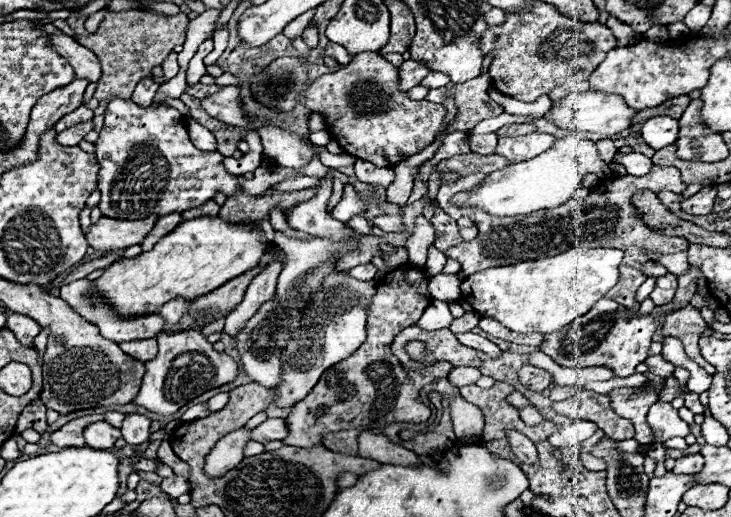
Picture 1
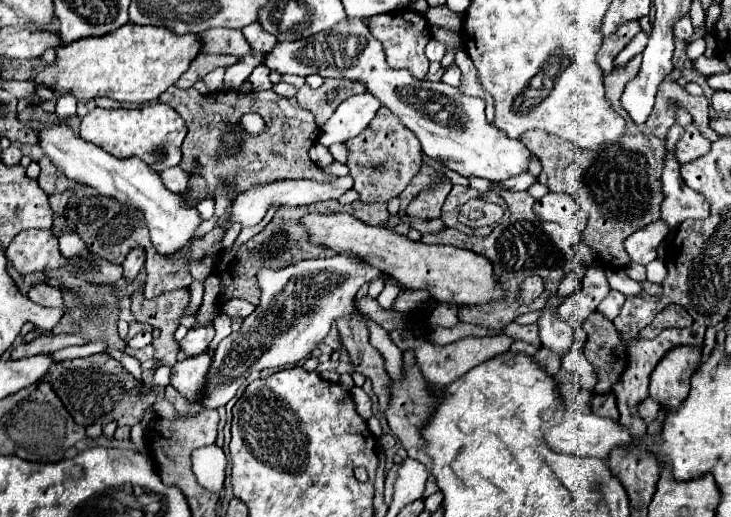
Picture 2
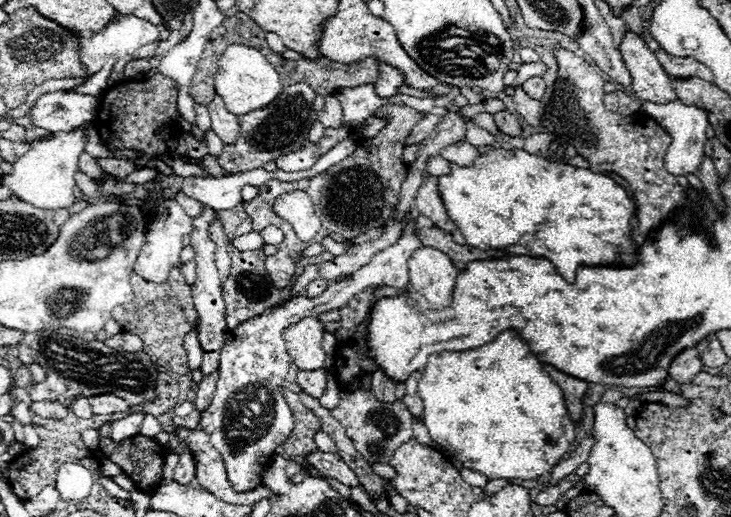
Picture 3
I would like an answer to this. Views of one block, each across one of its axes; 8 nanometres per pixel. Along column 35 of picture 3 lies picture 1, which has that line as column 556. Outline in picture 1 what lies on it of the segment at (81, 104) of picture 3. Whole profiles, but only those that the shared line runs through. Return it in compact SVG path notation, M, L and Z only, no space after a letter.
M590 90L586 94L568 94L564 100L559 102L552 101L552 107L544 118L570 132L588 132L588 134L600 134L608 138L628 128L632 114L634 112L624 104L624 98L616 94L602 94L602 92Z

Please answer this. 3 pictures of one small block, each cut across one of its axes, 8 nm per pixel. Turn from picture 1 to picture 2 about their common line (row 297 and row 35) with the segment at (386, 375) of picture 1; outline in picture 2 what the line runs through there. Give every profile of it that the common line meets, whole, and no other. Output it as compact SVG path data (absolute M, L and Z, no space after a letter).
M410 8L404 10L394 10L392 14L380 14L370 20L368 24L370 32L374 38L378 38L384 46L386 52L386 62L392 68L406 68L412 72L416 78L424 78L428 72L428 58L424 56L424 48L430 42L430 24L426 18Z

